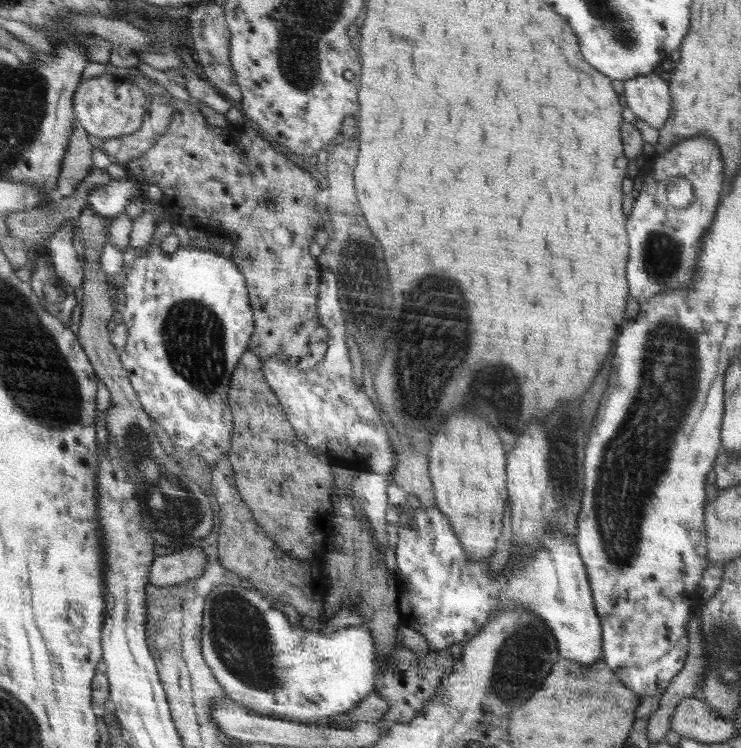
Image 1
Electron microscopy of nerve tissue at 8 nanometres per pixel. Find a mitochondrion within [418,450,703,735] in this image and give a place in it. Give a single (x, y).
(519, 666)

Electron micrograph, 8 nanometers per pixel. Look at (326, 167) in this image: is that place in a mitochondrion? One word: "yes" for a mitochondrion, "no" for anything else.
no

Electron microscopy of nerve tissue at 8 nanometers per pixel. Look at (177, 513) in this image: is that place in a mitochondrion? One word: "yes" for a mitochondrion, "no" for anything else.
yes

